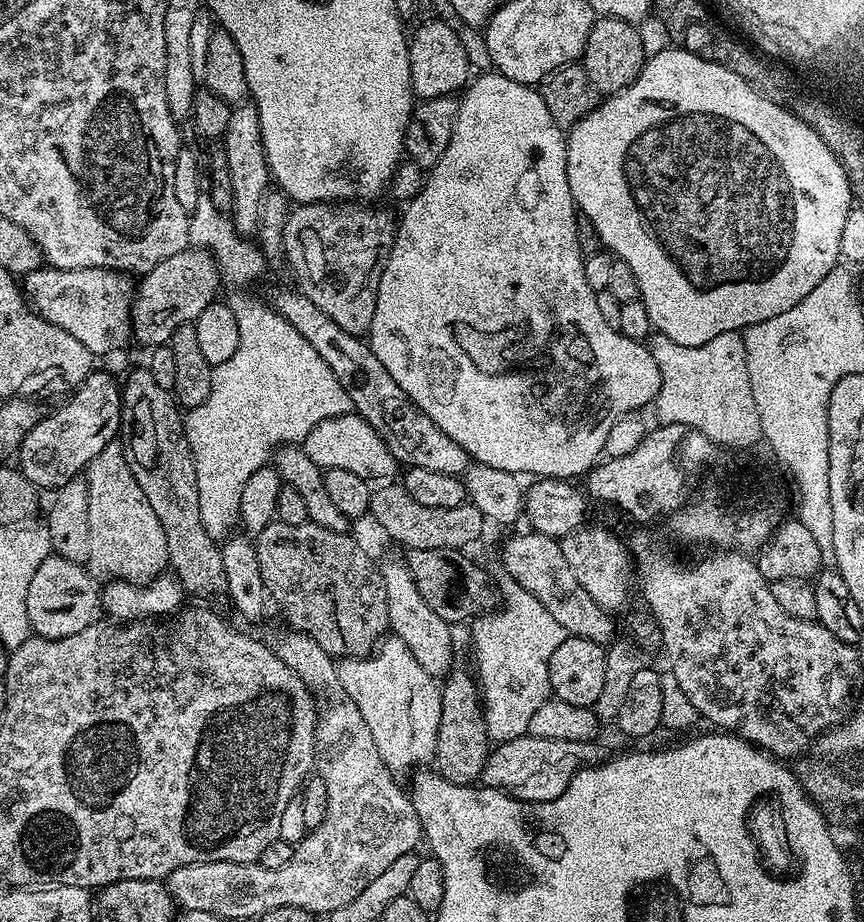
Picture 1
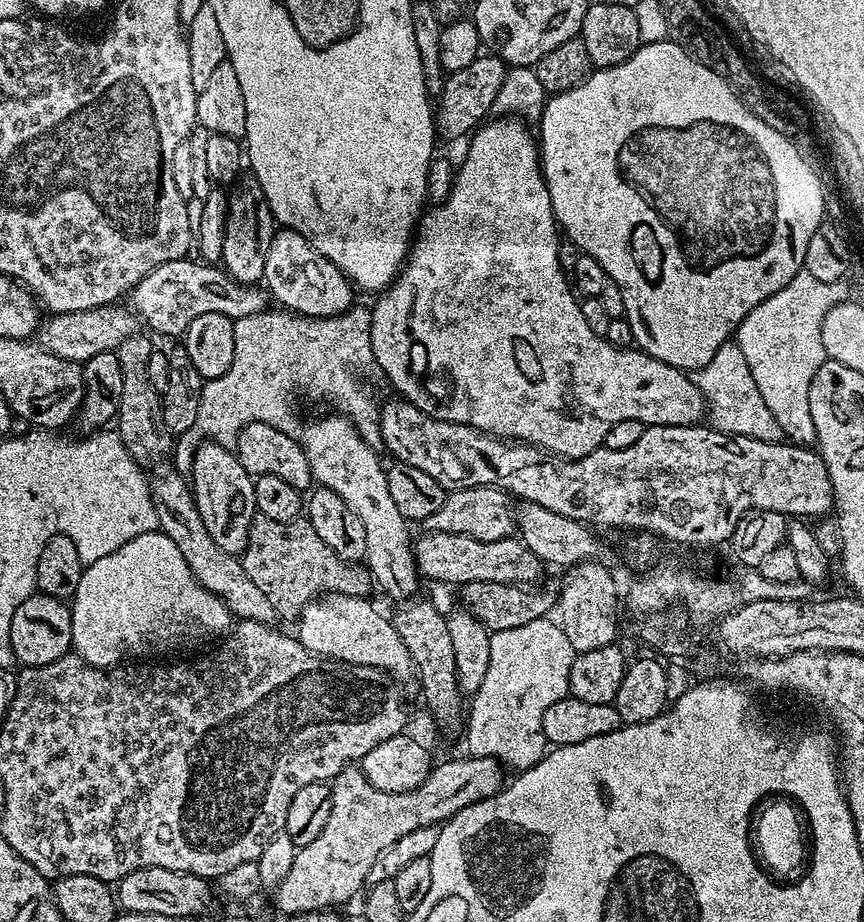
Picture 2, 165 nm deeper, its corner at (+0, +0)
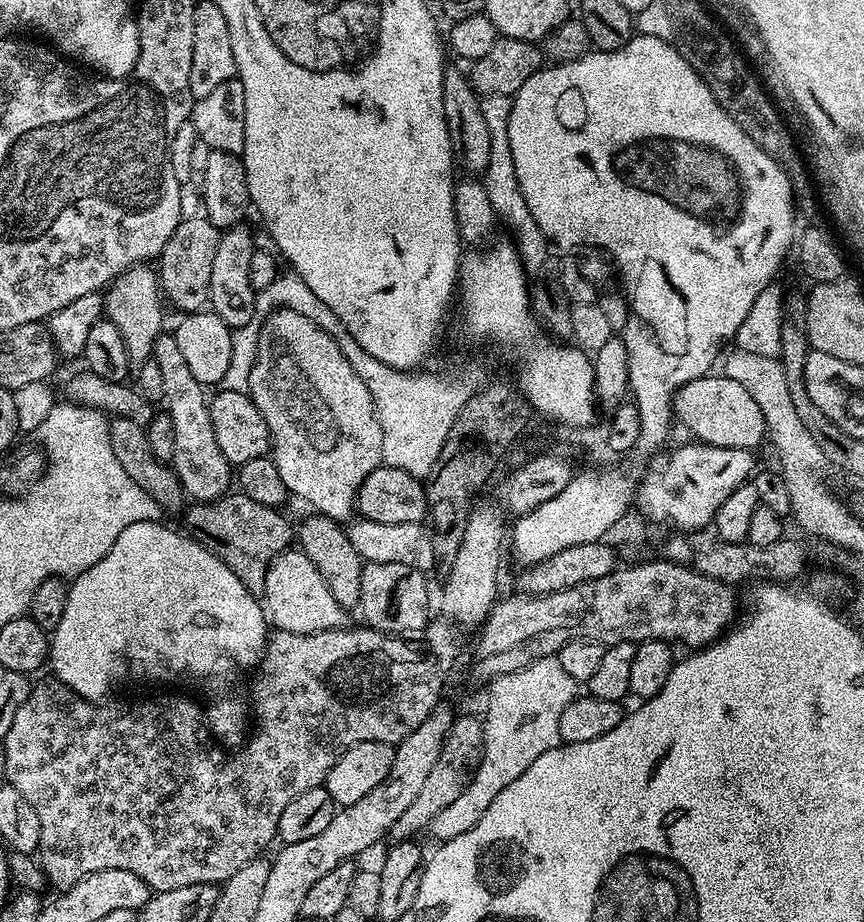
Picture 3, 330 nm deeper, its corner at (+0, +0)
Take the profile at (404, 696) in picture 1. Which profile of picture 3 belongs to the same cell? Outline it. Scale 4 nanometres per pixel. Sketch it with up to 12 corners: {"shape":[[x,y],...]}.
{"shape":[[299,550],[273,558],[262,607],[282,632],[342,628],[314,562]]}

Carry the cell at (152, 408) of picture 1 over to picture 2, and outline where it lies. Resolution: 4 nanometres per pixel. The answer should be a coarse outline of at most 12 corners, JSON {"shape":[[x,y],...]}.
{"shape":[[153,337],[126,338],[114,424],[141,466],[163,461],[174,437],[150,382]]}

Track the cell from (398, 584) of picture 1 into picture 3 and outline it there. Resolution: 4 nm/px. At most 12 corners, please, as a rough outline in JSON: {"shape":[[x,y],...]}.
{"shape":[[276,308],[246,391],[295,499],[351,521],[382,464],[337,337]]}

